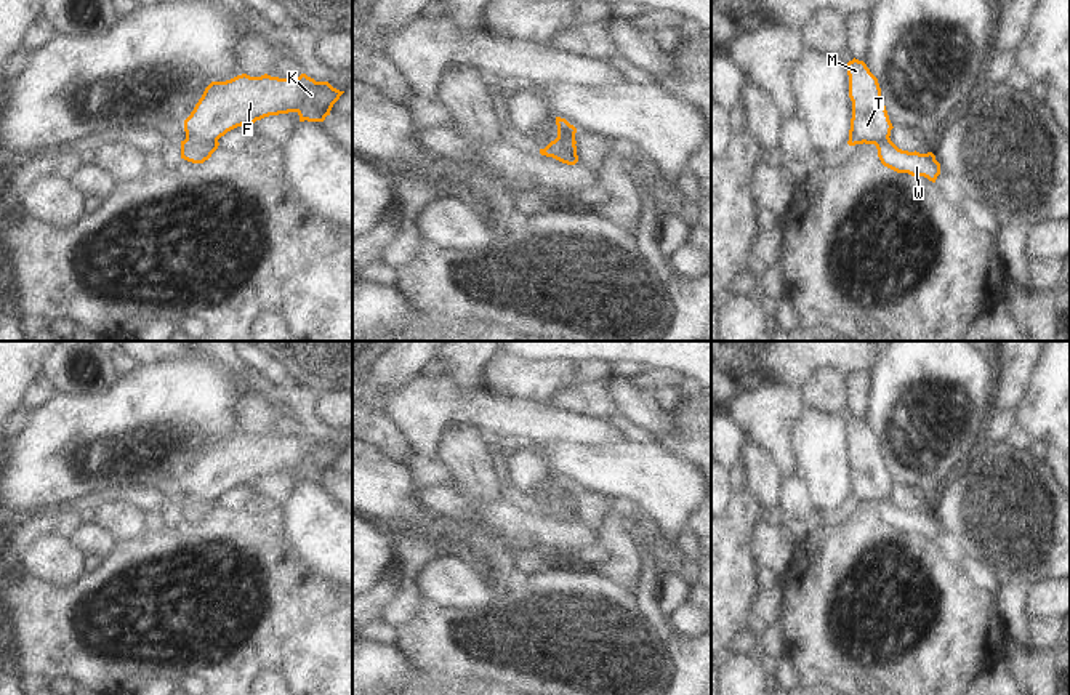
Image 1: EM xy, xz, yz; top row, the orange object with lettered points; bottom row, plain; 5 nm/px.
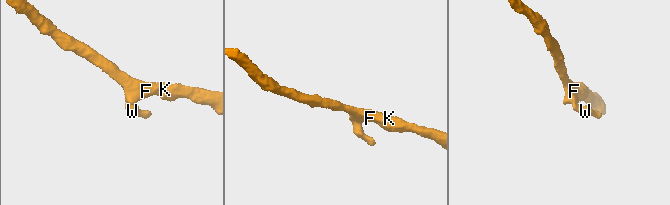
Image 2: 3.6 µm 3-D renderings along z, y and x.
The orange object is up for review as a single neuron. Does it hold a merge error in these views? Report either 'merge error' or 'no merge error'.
merge error

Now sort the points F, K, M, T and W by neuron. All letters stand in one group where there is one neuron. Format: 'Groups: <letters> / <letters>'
Groups: F K M T / W.

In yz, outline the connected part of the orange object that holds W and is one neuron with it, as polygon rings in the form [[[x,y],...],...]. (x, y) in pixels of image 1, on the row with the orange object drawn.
[[[891,138],[883,141],[867,141],[875,144],[881,163],[897,173],[908,173],[911,176],[924,176],[935,183],[940,175],[940,163],[932,152],[919,154],[899,149]]]

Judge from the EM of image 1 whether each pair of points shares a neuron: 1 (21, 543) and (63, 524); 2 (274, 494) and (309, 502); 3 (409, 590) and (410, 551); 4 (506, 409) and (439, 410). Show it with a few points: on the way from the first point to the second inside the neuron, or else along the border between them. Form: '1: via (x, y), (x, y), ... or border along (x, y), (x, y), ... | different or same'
1: via (31, 534), (39, 526), (53, 524) | same
2: border along (300, 481), (292, 497), (282, 506) | different
3: via (410, 580), (410, 561) | same
4: via (490, 409), (455, 409) | same

